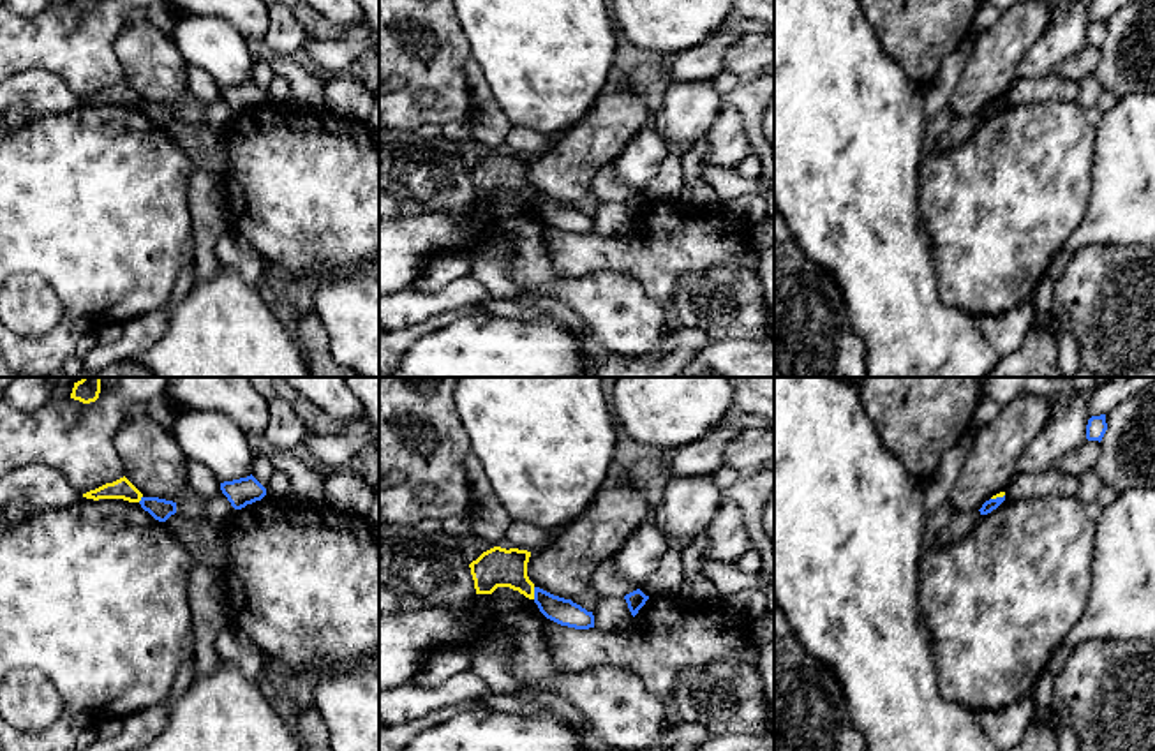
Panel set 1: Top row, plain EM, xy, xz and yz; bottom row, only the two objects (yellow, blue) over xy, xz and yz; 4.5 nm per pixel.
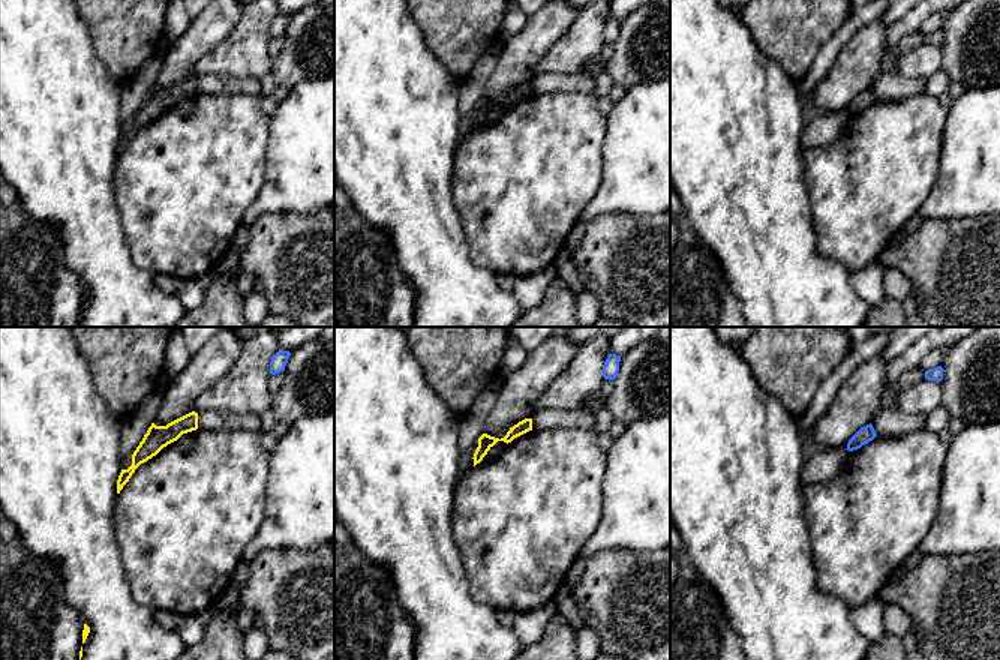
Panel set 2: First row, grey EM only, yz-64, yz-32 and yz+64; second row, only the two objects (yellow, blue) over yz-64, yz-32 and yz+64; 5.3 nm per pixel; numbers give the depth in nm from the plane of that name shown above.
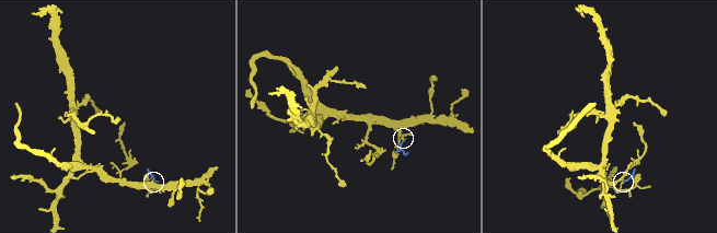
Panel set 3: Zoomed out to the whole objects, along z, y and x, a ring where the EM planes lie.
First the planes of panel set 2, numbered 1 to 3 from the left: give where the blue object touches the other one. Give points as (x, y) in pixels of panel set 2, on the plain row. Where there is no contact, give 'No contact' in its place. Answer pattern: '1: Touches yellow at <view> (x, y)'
1: No contact
2: No contact
3: No contact

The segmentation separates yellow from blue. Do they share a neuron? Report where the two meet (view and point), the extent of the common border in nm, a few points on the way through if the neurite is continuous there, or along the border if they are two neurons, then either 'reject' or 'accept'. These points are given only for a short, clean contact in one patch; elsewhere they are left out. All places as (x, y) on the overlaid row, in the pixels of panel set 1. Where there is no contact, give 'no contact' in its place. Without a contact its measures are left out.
meets yellow in xz at (533, 593); contact 60 nm long; border along xz (533, 587), (535, 598); reject

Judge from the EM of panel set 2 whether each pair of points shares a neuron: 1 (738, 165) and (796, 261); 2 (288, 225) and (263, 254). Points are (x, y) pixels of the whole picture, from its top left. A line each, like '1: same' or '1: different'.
1: same
2: same

